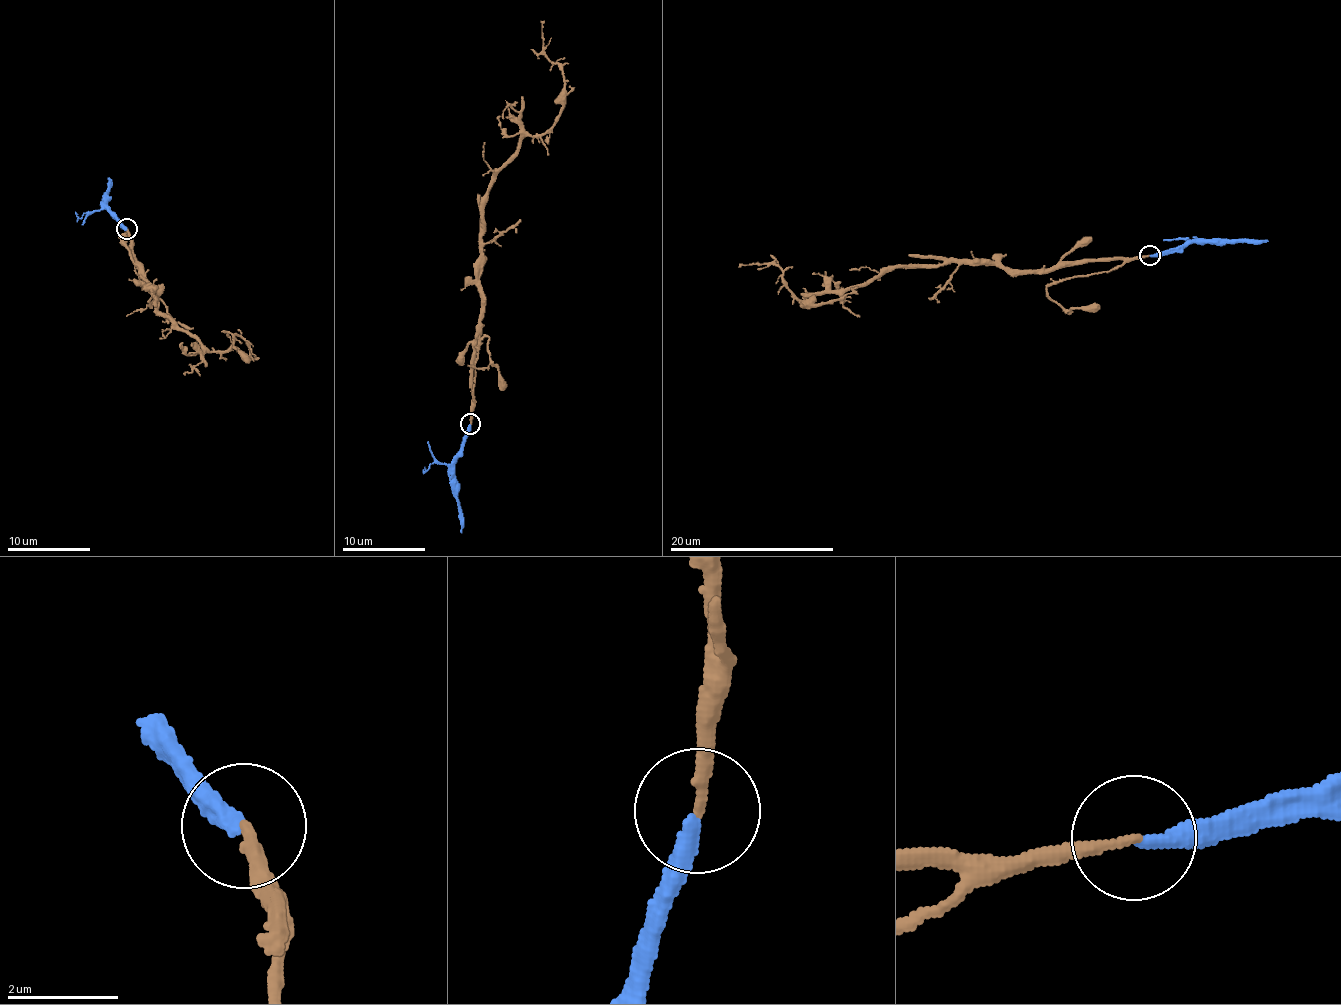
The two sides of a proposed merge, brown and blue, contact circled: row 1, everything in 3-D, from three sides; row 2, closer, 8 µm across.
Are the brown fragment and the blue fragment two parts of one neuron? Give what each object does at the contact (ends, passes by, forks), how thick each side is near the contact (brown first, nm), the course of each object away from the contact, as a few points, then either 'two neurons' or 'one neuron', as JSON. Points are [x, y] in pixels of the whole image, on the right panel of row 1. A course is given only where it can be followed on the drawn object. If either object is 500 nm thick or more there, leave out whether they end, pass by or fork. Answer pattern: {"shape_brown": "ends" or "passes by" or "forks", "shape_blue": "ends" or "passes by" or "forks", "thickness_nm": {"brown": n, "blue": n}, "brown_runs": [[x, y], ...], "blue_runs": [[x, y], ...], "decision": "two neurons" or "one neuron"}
{"shape_brown": "ends", "shape_blue": "ends", "thickness_nm": {"brown": 200, "blue": 280}, "brown_runs": [[1150, 254], [1048, 270], [990, 263], [881, 270], [850, 287], [843, 304], [804, 302], [776, 265], [739, 267]], "blue_runs": [[1150, 254], [1182, 250], [1190, 242], [1268, 240]], "decision": "one neuron"}

